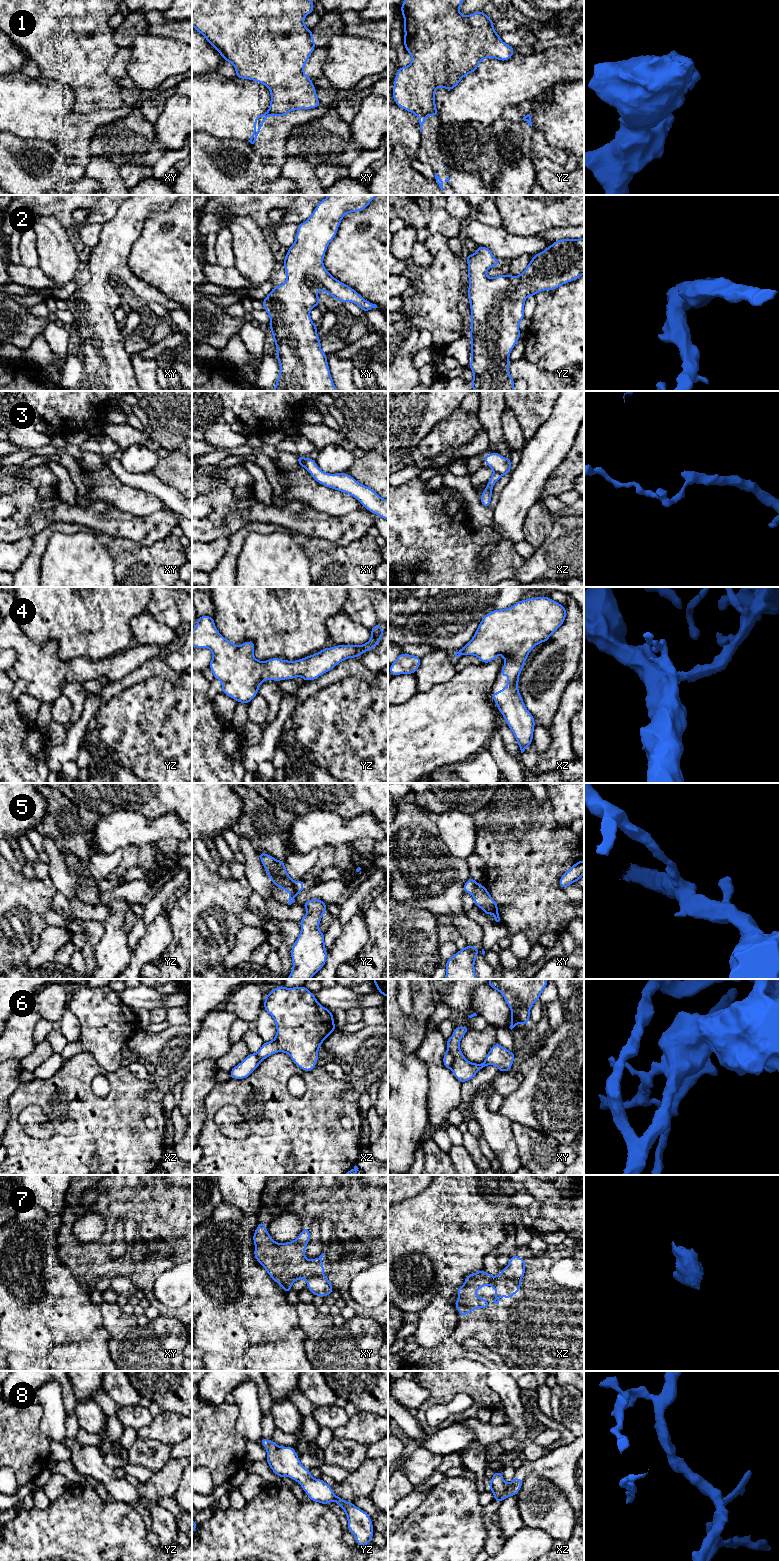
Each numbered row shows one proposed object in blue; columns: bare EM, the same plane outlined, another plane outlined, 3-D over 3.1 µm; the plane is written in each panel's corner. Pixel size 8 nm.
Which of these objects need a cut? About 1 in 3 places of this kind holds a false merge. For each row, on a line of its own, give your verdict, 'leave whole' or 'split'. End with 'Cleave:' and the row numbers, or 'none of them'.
1: split
2: leave whole
3: split
4: leave whole
5: split
6: split
7: split
8: leave whole
Cleave: 1, 3, 5, 6, 7

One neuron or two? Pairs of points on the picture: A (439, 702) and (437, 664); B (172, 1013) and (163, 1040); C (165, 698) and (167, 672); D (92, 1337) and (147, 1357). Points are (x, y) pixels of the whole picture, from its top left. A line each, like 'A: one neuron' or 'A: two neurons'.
A: two neurons
B: two neurons
C: two neurons
D: two neurons

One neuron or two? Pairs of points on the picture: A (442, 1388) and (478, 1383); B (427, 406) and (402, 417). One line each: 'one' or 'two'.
A: one
B: one

